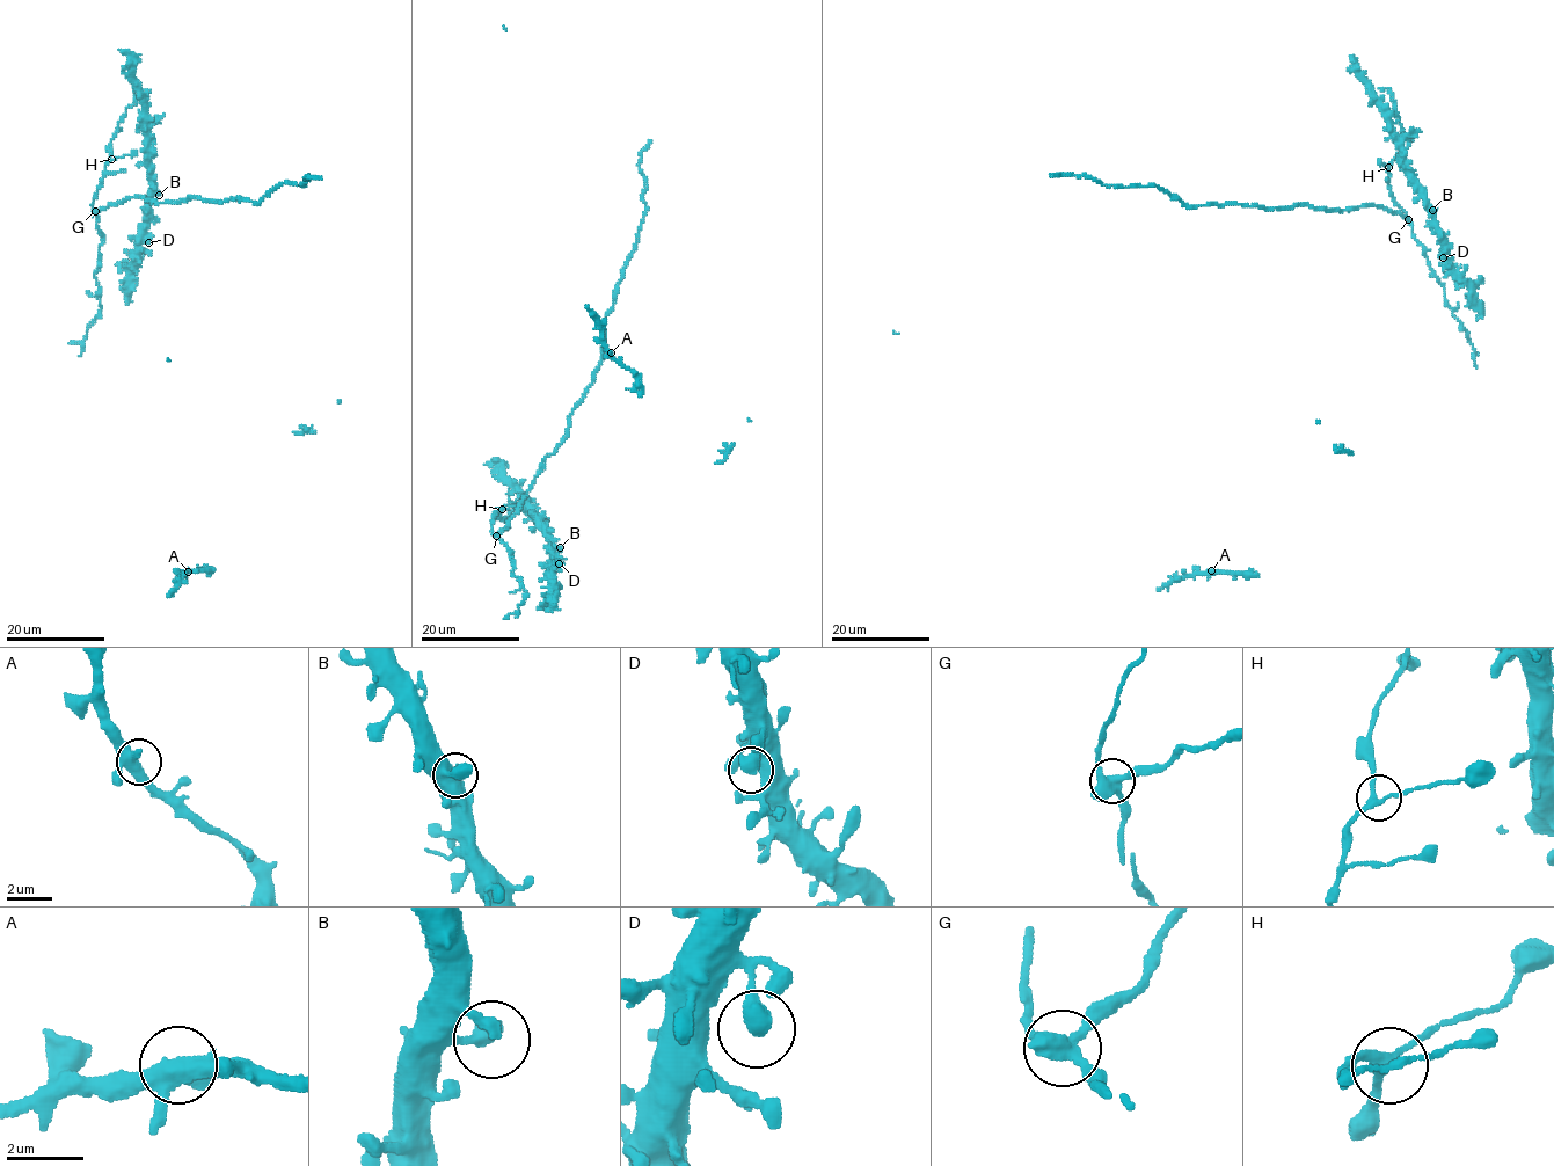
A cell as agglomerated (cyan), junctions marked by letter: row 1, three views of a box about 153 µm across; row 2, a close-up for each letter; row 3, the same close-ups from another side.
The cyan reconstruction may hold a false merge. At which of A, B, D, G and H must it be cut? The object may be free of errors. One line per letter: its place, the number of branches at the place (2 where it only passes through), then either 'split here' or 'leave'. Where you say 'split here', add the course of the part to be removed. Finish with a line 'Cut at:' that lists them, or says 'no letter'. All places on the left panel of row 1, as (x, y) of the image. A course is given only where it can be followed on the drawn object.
A: at (188, 571); 4 branches meet; leave
B: at (159, 195); 1 branches meet; leave
D: at (148, 242); 1 branches meet; leave
G: at (95, 211); 3 branches meet; split here
H: at (111, 159); 3 branches meet; leave
Cut at: G

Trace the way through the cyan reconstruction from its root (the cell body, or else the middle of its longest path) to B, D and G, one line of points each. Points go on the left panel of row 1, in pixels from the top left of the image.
B: (114, 205), (92, 208), (117, 123), (135, 103), (132, 79), (143, 110), (148, 176), (159, 195)
D: (114, 205), (92, 208), (117, 123), (135, 103), (132, 79), (143, 103), (152, 183), (148, 242)
G: (114, 205), (95, 211)

